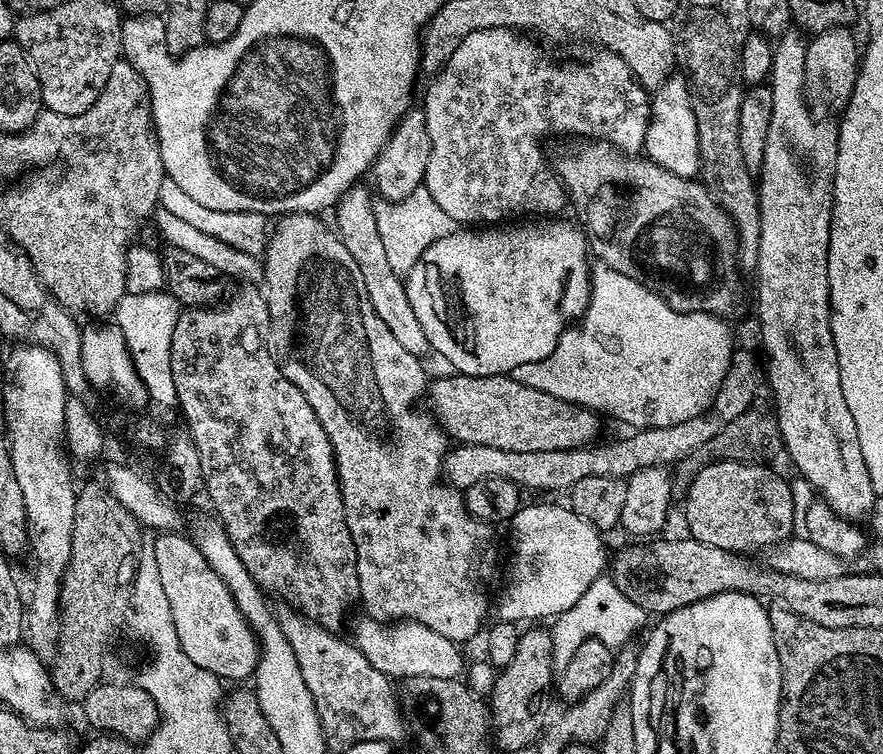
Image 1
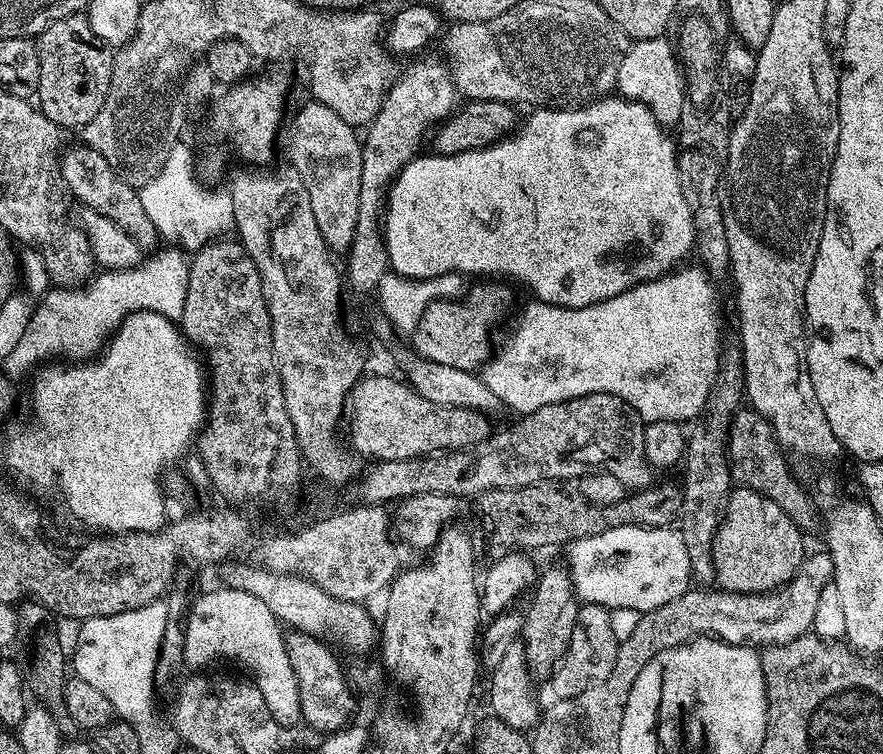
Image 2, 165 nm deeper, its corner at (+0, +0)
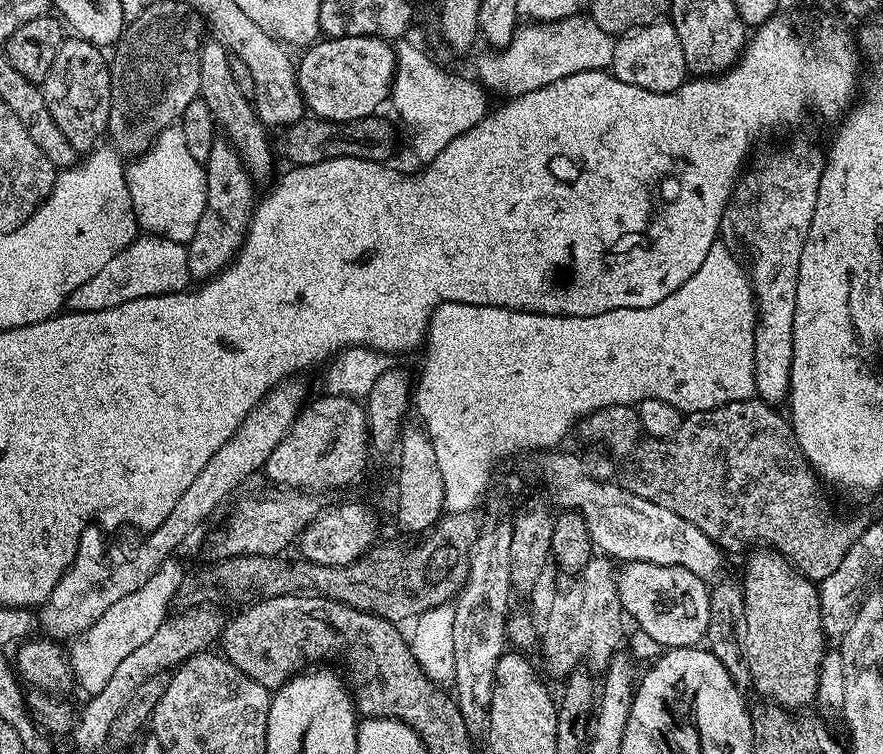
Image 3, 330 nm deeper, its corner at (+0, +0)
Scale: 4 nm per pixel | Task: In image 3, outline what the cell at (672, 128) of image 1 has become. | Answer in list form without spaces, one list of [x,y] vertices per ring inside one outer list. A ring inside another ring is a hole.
[[[661,18],[655,24],[647,24],[621,35],[613,46],[612,75],[630,86],[642,86],[651,92],[673,92],[689,79],[688,59],[678,42],[678,34],[667,19]]]

